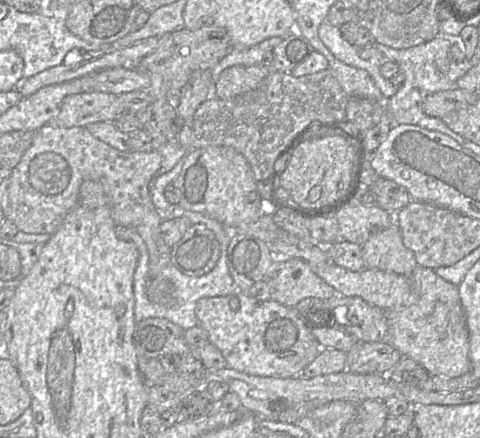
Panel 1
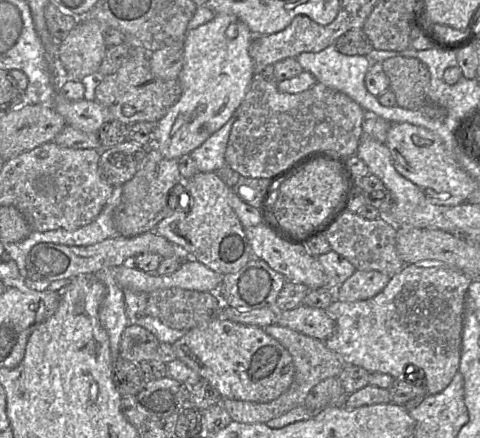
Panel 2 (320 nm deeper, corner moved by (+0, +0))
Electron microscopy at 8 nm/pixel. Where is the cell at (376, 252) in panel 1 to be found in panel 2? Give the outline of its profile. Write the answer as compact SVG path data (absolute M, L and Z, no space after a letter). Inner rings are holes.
M357 270L335 289L336 299L360 301L374 297L388 284L392 276L375 270Z

